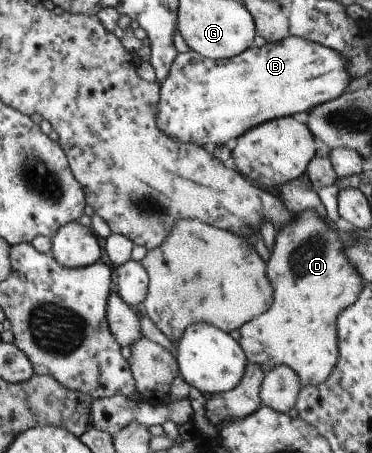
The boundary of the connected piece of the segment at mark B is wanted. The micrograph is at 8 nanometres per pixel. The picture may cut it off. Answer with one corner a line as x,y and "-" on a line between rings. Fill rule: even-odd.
290,35
262,47
251,47
233,58
213,60
189,50
178,54
171,65
169,76
160,84
161,98
157,106
157,128
167,136
181,142
193,142
199,146
223,146
232,143
250,128
279,117
289,117
299,112
325,104
347,93
353,78
347,72
347,60
335,50
301,36

